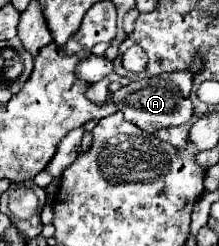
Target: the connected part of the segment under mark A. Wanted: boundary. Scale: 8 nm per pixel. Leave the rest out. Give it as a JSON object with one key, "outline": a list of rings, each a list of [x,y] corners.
{"outline":[[[193,69],[189,71],[175,71],[175,73],[161,73],[157,77],[133,81],[127,87],[121,87],[119,91],[111,93],[111,101],[117,101],[121,105],[121,113],[127,121],[135,123],[143,131],[155,133],[157,129],[171,127],[171,125],[183,125],[193,117],[193,105],[189,99],[191,93],[191,81],[193,81]]]}

